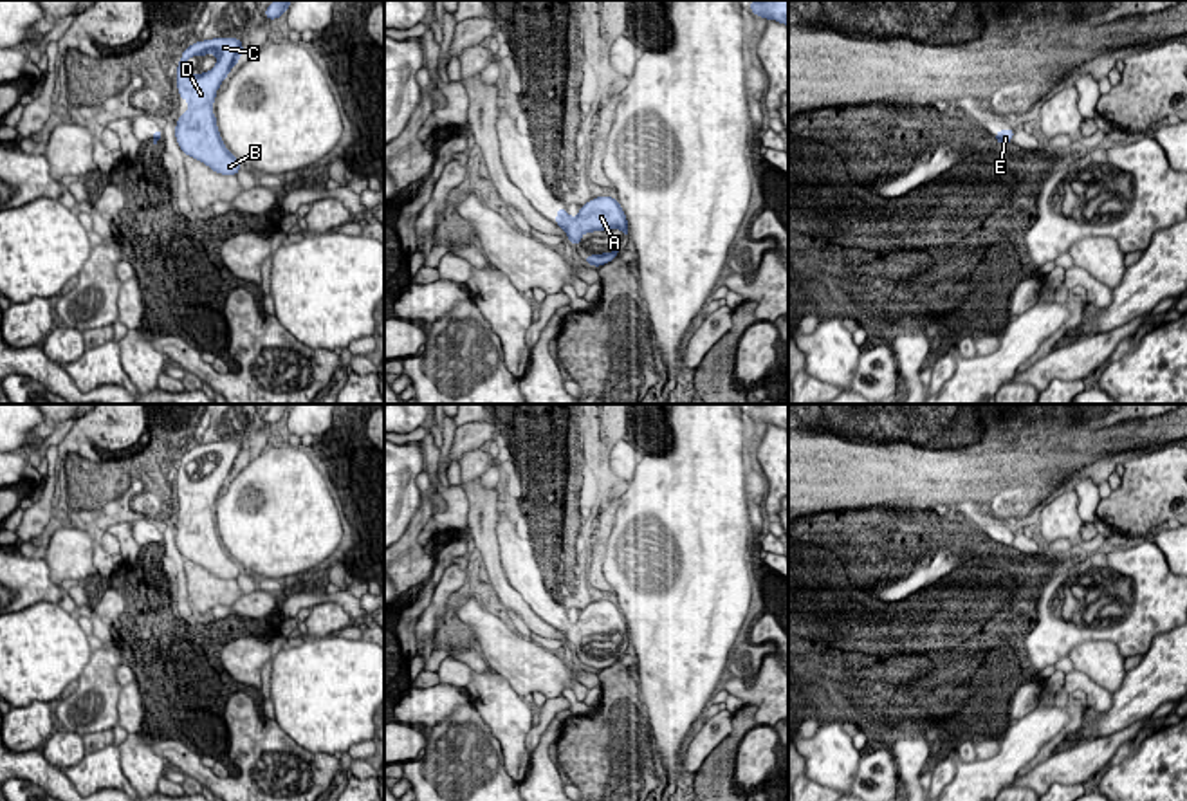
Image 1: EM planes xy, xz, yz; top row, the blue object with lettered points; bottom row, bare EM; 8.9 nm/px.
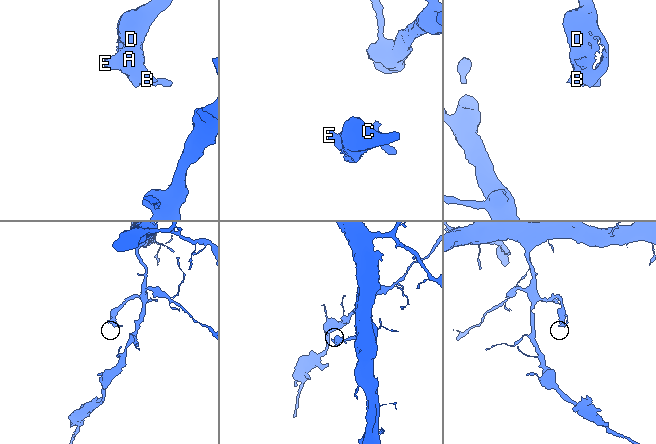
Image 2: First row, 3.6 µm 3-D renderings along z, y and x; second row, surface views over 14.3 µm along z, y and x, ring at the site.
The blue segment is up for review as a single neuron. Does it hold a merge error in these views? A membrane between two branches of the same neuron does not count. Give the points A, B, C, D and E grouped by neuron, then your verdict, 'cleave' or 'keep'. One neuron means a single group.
groups A B C D E; keep

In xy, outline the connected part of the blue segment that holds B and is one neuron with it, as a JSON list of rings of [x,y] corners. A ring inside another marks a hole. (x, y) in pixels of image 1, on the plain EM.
[[[236,442],[204,444],[186,451],[177,471],[179,502],[188,505],[188,516],[180,518],[175,529],[177,547],[184,559],[195,561],[222,579],[236,579],[242,566],[224,550],[213,505],[244,456],[242,444]],[[206,458],[215,458],[216,469],[207,476],[191,478],[186,465]]]

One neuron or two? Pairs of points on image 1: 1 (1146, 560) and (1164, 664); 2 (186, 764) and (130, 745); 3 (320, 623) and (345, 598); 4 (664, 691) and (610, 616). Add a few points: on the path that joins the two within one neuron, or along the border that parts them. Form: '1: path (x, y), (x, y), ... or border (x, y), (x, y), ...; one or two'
1: border (1168, 630), (1153, 639), (1142, 657); two
2: border (150, 744), (165, 762); two
3: border (311, 607), (338, 603), (354, 621); two
4: border (617, 607), (626, 625), (626, 639); two

